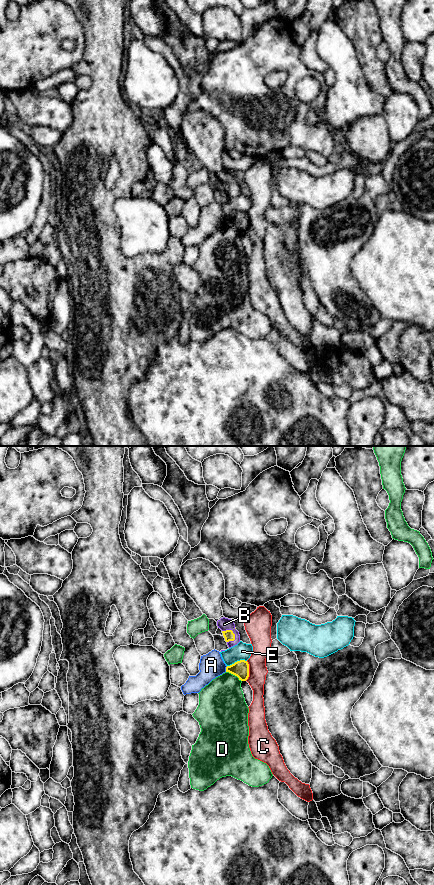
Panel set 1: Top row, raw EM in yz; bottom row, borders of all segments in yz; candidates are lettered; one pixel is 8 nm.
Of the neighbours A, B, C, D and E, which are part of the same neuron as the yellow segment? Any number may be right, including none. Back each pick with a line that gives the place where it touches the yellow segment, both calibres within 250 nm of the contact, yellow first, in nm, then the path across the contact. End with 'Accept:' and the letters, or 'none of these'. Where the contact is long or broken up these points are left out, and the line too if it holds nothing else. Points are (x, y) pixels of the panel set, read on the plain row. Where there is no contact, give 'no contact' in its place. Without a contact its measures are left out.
B: yz (231, 182) | 80/100 nm | across yz (228, 186), (231, 182), (224, 176)
Accept: B

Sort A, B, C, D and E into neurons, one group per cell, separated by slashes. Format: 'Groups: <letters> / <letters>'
Groups: A / B / C / D / E

